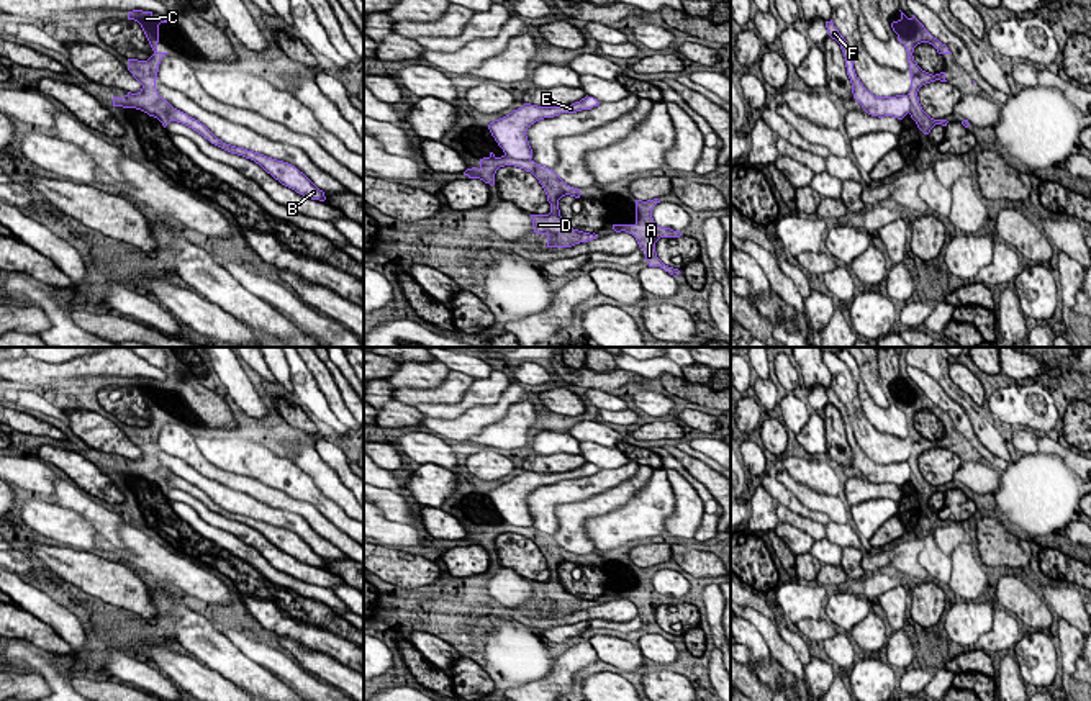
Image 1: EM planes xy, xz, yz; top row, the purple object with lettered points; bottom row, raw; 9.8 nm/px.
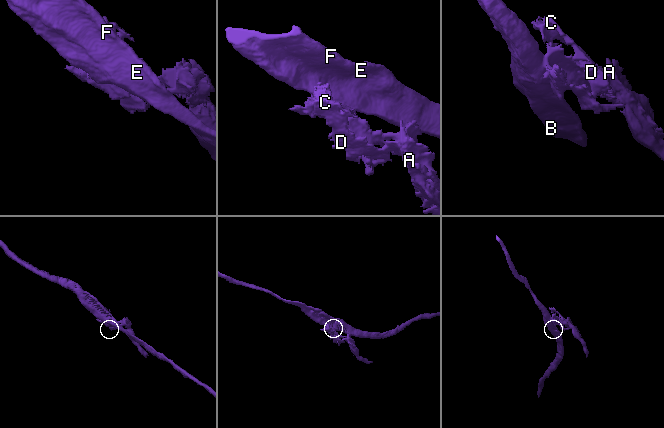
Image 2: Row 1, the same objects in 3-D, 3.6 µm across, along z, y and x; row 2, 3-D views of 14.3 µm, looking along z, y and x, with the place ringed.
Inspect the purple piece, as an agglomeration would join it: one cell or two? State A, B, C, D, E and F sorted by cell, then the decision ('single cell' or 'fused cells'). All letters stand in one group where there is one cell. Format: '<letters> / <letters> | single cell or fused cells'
A C D / B E F | fused cells

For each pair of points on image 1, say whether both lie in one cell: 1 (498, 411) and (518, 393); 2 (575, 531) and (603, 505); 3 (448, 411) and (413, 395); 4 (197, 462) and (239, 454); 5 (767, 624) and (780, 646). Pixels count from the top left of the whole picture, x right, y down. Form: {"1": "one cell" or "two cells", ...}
{"1": "one cell", "2": "one cell", "3": "two cells", "4": "two cells", "5": "one cell"}

